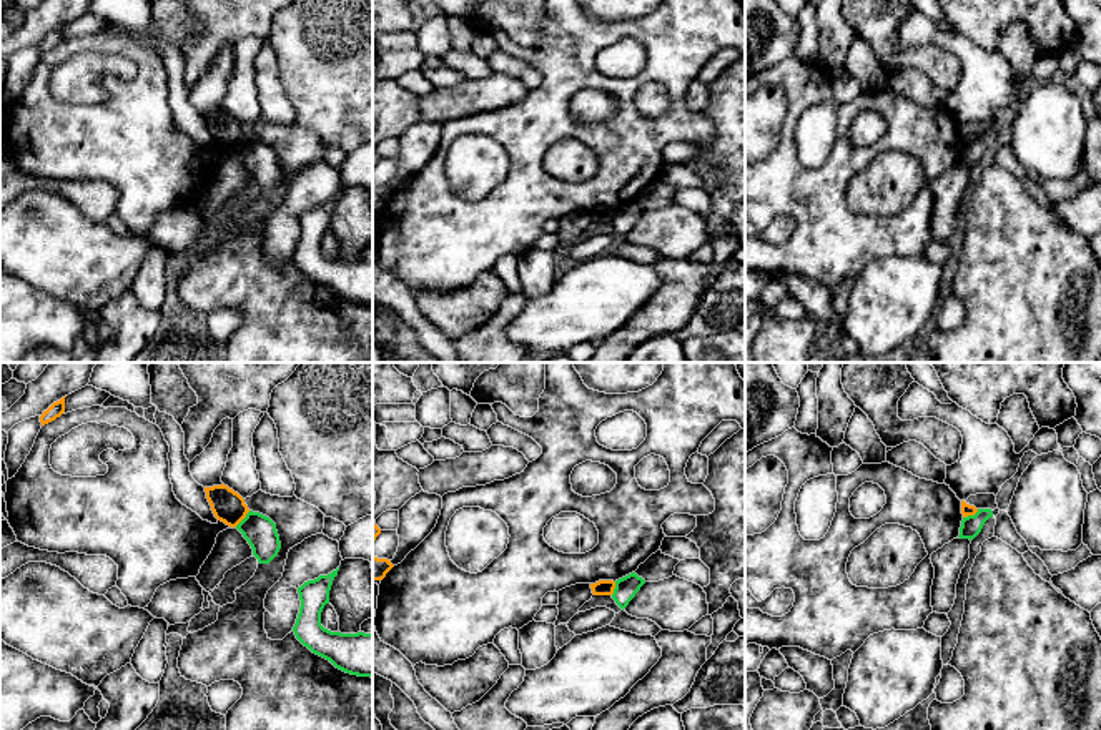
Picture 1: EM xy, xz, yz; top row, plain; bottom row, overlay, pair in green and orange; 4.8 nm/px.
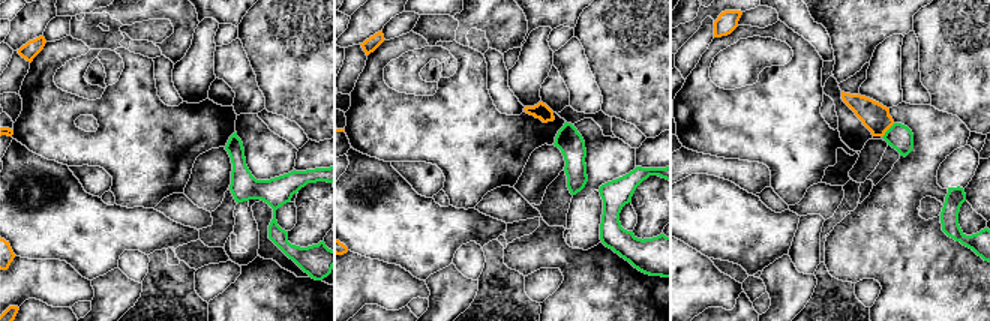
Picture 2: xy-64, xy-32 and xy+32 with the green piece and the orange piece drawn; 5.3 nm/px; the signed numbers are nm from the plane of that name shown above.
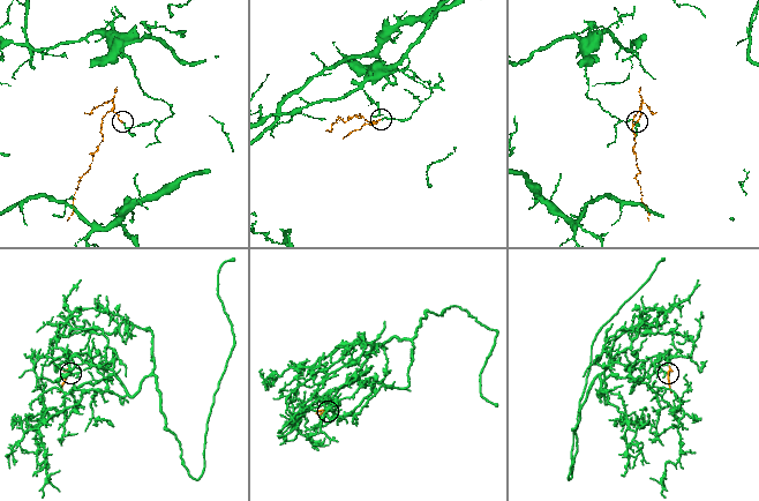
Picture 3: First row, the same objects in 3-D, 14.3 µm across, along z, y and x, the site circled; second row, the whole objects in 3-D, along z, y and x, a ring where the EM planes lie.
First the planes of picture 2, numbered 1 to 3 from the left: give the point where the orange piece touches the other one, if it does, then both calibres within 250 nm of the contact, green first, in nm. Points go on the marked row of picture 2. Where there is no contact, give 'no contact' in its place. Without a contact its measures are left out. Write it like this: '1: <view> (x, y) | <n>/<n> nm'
1: no contact
2: no contact
3: xy+32 (887, 131) | 140/150 nm

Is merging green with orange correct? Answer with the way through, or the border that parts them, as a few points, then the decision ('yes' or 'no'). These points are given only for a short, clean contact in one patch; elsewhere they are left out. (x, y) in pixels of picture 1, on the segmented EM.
along yz (978, 509), (963, 517) | no

